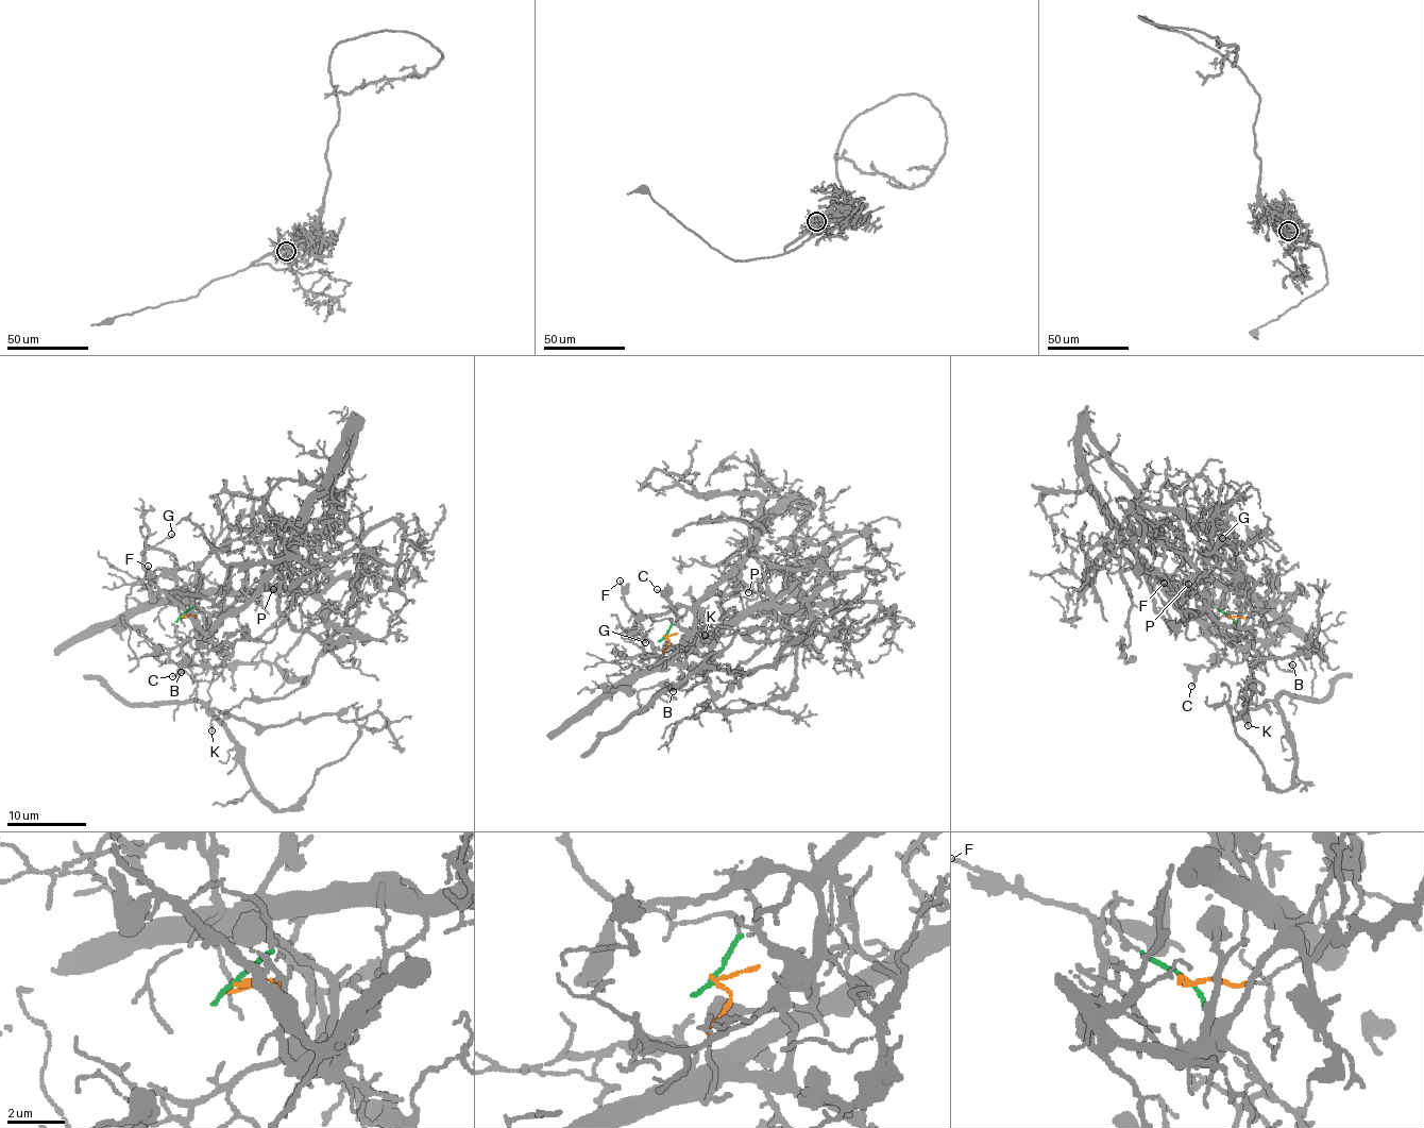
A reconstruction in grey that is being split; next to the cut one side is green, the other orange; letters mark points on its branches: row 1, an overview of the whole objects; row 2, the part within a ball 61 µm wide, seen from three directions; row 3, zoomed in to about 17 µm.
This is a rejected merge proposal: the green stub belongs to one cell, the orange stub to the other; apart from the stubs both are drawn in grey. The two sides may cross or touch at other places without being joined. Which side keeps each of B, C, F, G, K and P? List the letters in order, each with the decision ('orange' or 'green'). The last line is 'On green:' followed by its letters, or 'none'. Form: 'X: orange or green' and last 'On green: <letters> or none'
B: orange
C: green
F: green
G: orange
K: orange
P: orange
On green: C, F

